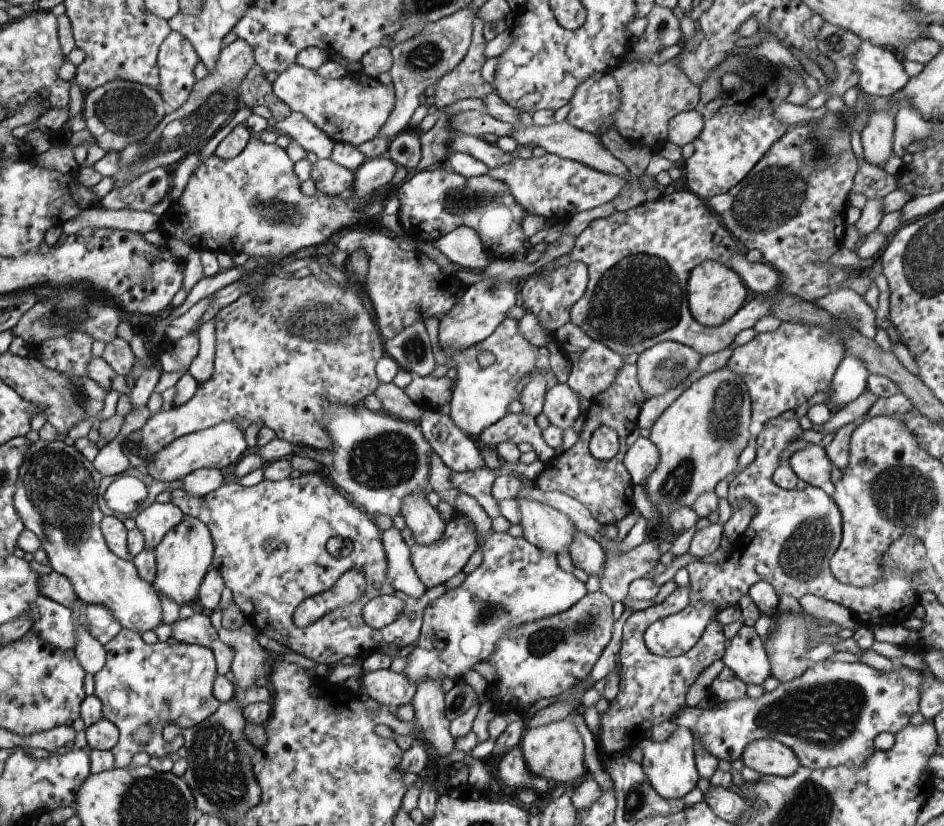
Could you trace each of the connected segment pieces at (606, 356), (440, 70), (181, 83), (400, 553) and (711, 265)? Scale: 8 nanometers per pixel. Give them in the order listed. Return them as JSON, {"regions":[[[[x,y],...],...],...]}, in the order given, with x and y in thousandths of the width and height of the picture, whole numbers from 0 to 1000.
{"regions":[[[[602,390],[590,397],[588,412],[593,420],[599,421],[599,427],[606,439],[601,466],[612,479],[617,479],[621,484],[629,485],[635,477],[643,473],[650,462],[655,449],[662,441],[659,430],[640,419],[638,413],[633,414],[631,409],[621,404],[606,390]]],[[[498,7],[484,12],[482,16],[451,29],[436,46],[414,57],[416,76],[413,81],[416,108],[419,109],[419,131],[415,133],[414,143],[406,153],[400,166],[410,167],[419,165],[433,154],[434,142],[439,133],[445,128],[445,114],[453,104],[462,102],[470,90],[477,88],[487,74],[490,73],[498,58],[500,44],[500,27],[503,25],[505,12]]],[[[182,38],[168,59],[171,102],[165,108],[179,133],[190,132],[201,119],[207,104],[206,84],[212,74],[207,56],[189,38]]],[[[415,636],[406,644],[408,667],[410,668],[411,702],[419,715],[444,725],[450,718],[449,706],[440,694],[433,661],[424,642]]],[[[754,315],[743,317],[732,327],[728,352],[733,383],[742,392],[751,396],[764,393],[774,386],[793,360],[793,350],[780,328],[767,318]]]]}

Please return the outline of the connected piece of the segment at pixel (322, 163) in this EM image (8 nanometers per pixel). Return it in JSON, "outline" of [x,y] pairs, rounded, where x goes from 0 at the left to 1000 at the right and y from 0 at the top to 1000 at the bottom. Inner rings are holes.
{"outline":[[[350,190],[331,197],[328,213],[337,232],[346,236],[362,236],[375,220],[375,211],[371,205],[354,196]]]}

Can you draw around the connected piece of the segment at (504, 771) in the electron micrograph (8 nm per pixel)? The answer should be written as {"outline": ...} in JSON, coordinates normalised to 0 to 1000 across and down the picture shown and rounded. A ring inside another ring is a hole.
{"outline":[[[551,902],[532,915],[528,925],[528,939],[536,959],[546,959],[552,954],[563,954],[569,960],[579,959],[579,944],[561,935],[558,930]]]}

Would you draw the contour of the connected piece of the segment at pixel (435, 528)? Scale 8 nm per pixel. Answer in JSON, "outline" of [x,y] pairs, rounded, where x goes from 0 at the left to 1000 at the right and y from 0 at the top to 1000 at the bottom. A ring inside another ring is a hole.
{"outline":[[[449,597],[432,599],[424,622],[444,660],[456,659],[469,648],[472,633]]]}

